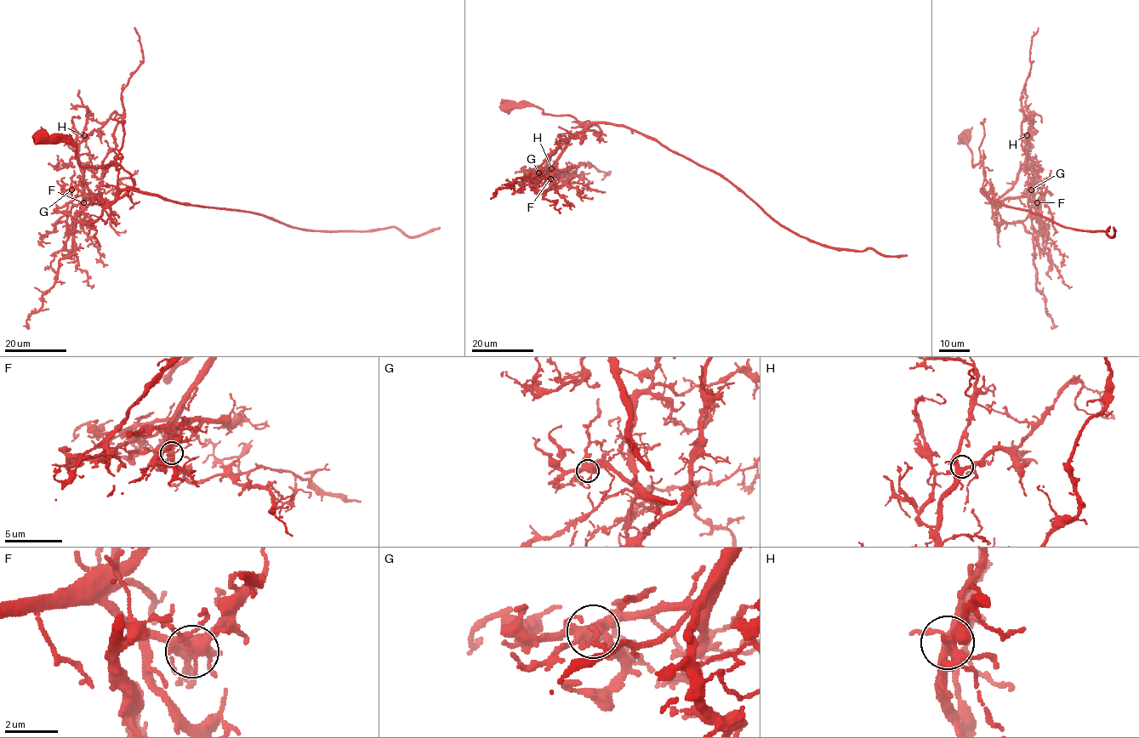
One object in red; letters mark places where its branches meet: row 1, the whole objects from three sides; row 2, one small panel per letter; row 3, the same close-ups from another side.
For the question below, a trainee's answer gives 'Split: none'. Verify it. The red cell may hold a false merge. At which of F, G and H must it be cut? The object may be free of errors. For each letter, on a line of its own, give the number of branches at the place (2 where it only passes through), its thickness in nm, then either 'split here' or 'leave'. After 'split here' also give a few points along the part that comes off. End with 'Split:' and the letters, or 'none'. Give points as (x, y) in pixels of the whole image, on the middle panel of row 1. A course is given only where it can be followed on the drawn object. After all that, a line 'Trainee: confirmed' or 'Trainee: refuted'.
F: 7 branches meet; 400 nm thick; split here; foreign part runs (550, 178), (560, 171), (576, 167), (581, 162), (591, 165), (589, 162), (598, 170), (610, 171), (601, 179)
G: 7 branches meet; 400 nm thick; leave
H: 5 branches meet; 360 nm thick; leave
Split: F
Trainee: refuted

